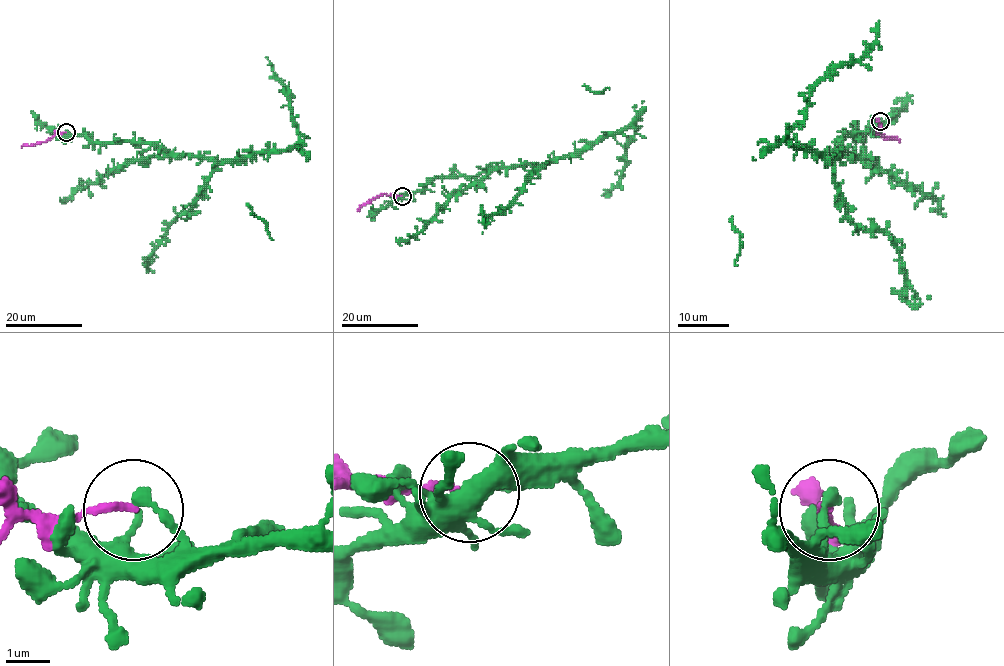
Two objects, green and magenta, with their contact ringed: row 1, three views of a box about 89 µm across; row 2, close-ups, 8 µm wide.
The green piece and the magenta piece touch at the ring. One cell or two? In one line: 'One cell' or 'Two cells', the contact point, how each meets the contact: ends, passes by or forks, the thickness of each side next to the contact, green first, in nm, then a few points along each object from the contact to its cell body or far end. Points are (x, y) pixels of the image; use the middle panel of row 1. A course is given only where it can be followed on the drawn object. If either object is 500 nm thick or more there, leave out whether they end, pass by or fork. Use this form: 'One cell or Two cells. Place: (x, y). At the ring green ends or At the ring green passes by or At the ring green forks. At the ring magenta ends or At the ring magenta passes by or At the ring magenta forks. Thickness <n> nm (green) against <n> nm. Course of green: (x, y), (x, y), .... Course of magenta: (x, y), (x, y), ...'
Two cells. Place: (402, 196). At the ring green ends. At the ring magenta ends. Thickness 240 nm (green) against 160 nm. Course of green: (402, 196), (439, 177), (580, 154), (632, 126), (621, 179), (602, 195). Course of magenta: (402, 196), (382, 194), (362, 204), (358, 210)

